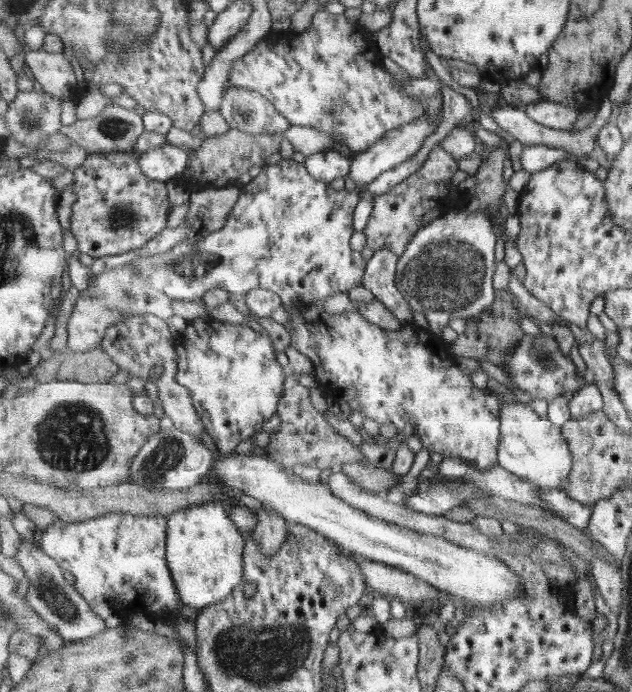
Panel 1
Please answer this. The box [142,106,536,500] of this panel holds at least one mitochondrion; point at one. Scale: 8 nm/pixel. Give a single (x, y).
(447, 275)

